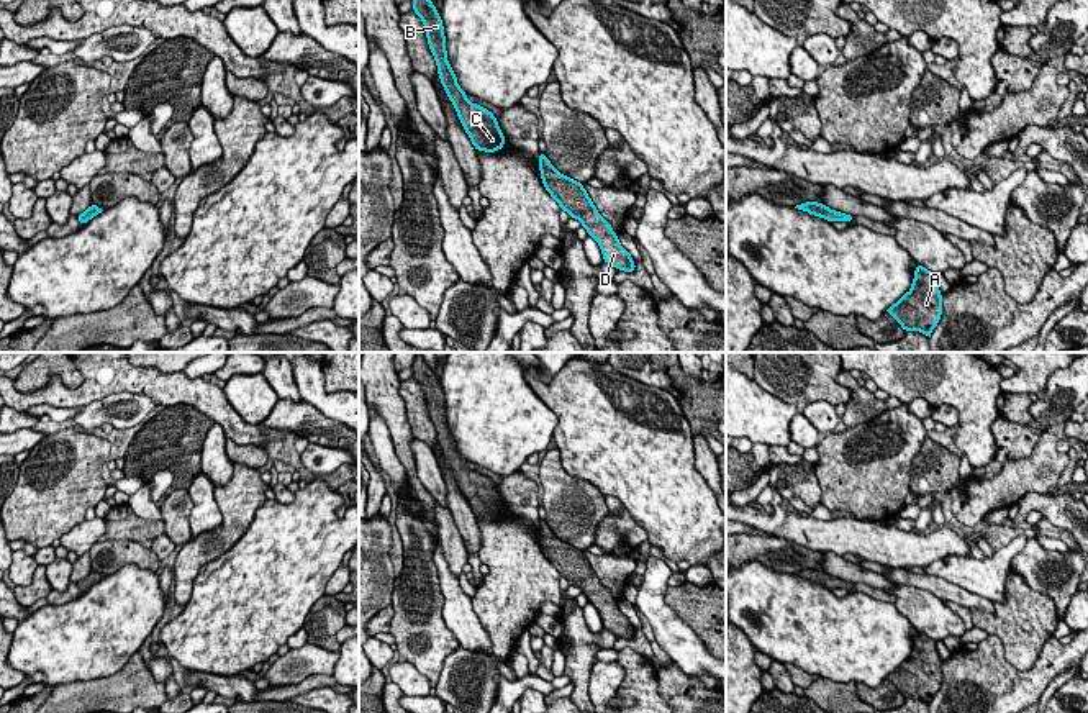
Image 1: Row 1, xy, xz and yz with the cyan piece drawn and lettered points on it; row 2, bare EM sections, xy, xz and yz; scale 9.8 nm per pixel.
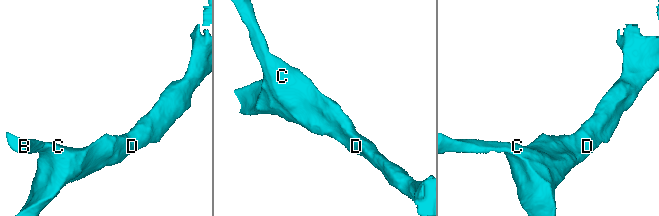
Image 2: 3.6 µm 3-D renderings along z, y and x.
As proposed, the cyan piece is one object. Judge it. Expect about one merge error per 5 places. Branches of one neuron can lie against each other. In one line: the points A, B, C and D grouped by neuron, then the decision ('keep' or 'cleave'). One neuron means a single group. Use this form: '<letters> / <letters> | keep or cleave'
A B C D | keep

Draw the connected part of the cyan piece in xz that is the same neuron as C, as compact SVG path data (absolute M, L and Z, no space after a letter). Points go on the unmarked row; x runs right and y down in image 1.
M415 352L415 362L411 366L413 379L421 385L429 418L434 423L437 433L437 443L441 451L452 469L459 488L469 502L477 518L496 520L505 513L505 502L498 493L495 482L467 467L467 461L457 451L454 436L447 428L444 392L434 370L424 362L421 352Z

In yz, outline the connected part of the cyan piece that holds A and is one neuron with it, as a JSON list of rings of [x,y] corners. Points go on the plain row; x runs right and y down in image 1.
[[[916,631],[911,657],[886,677],[906,698],[932,702],[942,683],[942,661],[936,641]]]

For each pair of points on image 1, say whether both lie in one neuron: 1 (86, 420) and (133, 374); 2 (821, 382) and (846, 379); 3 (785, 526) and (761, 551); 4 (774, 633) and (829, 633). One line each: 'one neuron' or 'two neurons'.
1: two neurons
2: two neurons
3: two neurons
4: one neuron

